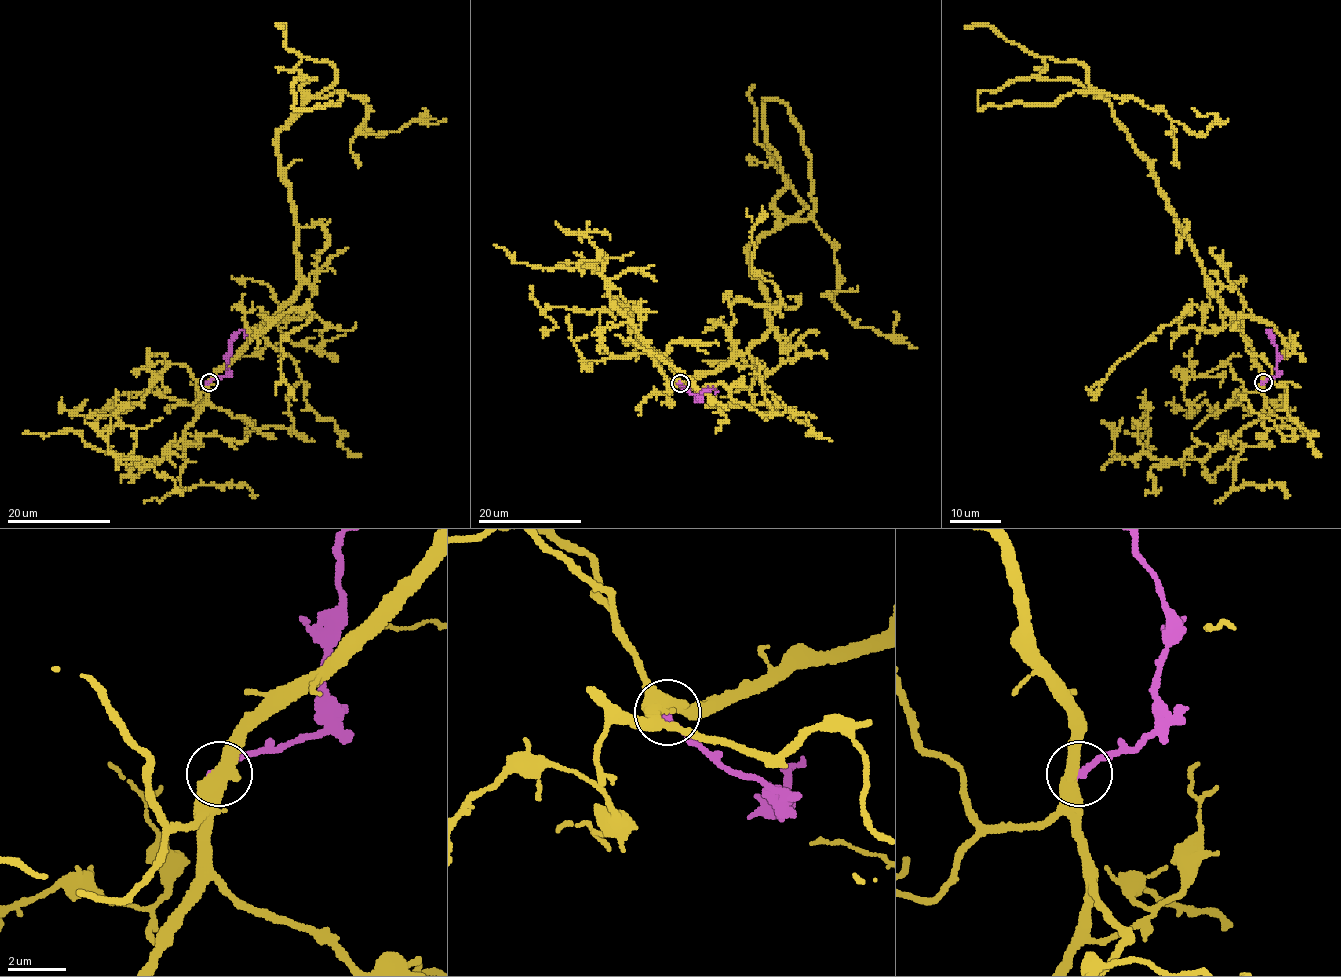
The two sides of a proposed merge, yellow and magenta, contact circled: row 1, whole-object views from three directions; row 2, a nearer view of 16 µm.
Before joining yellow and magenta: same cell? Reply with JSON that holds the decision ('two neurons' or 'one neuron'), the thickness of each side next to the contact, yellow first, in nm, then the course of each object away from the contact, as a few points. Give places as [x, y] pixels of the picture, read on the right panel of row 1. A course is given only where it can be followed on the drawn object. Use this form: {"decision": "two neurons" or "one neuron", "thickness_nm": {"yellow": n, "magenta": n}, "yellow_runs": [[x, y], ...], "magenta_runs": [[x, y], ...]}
{"decision": "two neurons", "thickness_nm": {"yellow": 500, "magenta": 240}, "yellow_runs": [[1262, 382], [1250, 341], [1210, 287], [1153, 171], [1098, 92], [1138, 98], [1202, 136], [1215, 116], [1192, 109]], "magenta_runs": [[1263, 382], [1276, 374], [1279, 354], [1272, 338]]}

